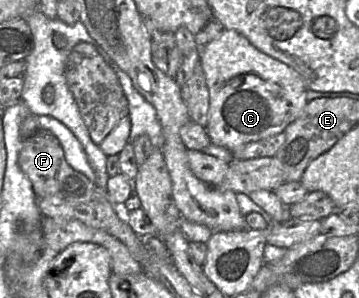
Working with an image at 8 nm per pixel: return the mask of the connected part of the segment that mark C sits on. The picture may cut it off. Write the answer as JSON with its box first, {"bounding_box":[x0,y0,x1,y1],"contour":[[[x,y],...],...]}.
{"bounding_box":[200,29,308,151],"contour":[[[226,29],[216,39],[201,48],[200,63],[209,91],[209,121],[206,131],[211,142],[232,151],[239,145],[264,139],[280,132],[297,119],[308,103],[307,87],[293,68],[253,46],[240,33]]]}

